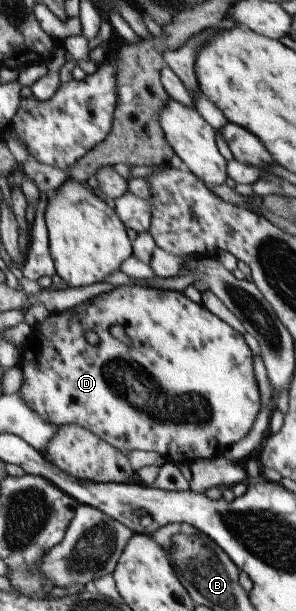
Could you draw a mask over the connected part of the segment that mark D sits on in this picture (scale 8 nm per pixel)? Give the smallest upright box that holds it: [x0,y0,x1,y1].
[18,285,262,465]

